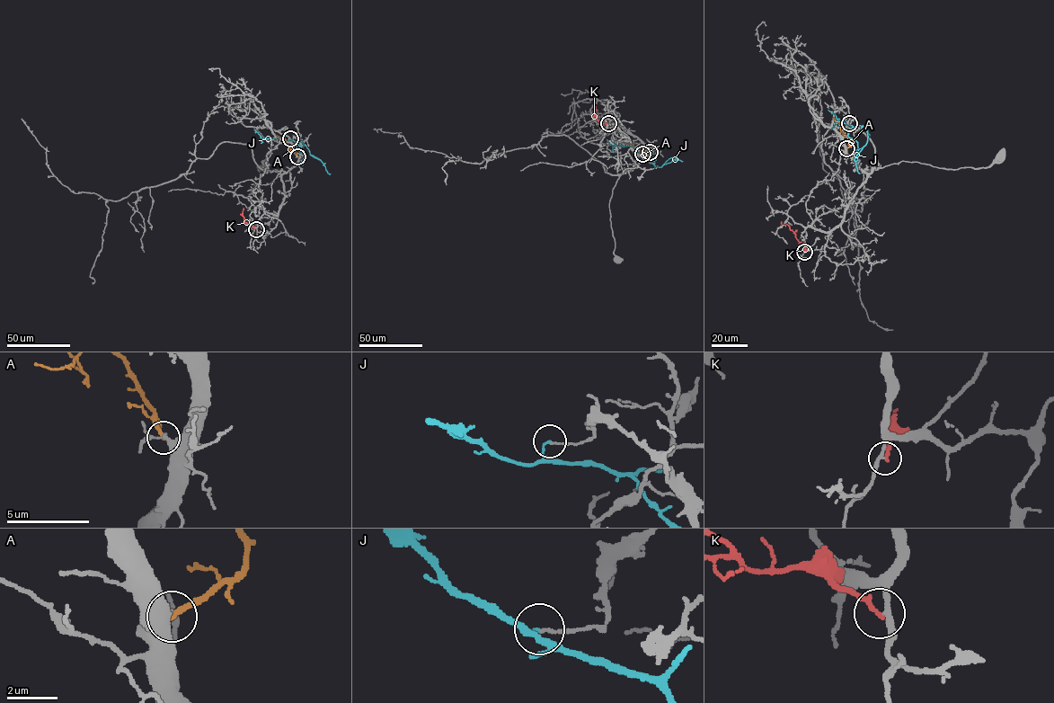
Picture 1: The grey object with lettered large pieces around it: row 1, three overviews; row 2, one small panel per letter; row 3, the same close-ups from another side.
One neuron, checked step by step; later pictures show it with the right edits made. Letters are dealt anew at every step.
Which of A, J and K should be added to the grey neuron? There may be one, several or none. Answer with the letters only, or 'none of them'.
none of them

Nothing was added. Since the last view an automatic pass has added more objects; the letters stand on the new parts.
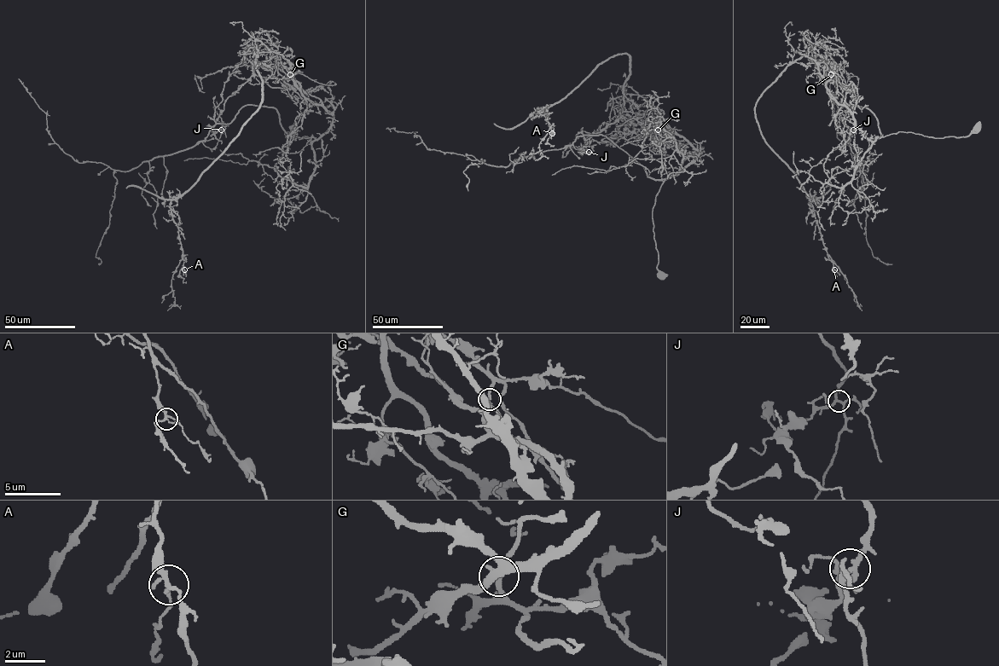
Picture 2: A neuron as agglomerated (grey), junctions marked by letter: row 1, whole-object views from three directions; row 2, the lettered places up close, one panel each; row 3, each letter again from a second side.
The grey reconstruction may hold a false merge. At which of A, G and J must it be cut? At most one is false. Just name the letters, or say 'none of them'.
G

